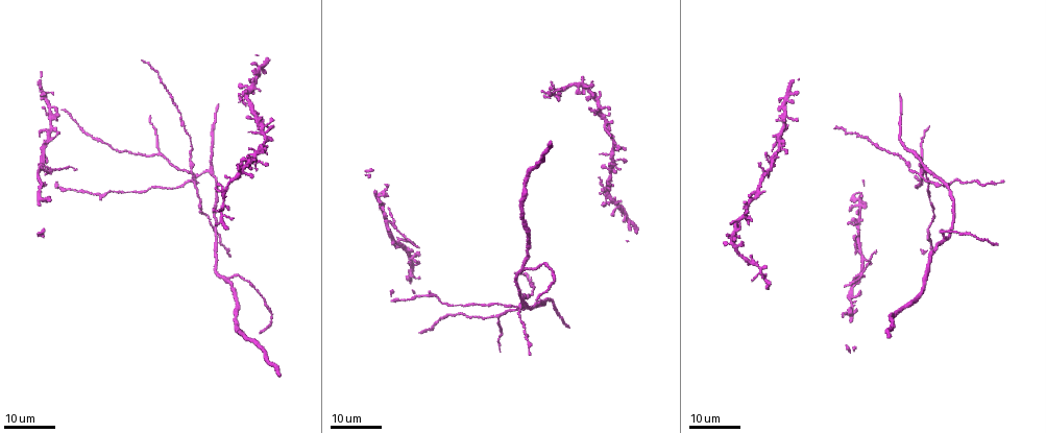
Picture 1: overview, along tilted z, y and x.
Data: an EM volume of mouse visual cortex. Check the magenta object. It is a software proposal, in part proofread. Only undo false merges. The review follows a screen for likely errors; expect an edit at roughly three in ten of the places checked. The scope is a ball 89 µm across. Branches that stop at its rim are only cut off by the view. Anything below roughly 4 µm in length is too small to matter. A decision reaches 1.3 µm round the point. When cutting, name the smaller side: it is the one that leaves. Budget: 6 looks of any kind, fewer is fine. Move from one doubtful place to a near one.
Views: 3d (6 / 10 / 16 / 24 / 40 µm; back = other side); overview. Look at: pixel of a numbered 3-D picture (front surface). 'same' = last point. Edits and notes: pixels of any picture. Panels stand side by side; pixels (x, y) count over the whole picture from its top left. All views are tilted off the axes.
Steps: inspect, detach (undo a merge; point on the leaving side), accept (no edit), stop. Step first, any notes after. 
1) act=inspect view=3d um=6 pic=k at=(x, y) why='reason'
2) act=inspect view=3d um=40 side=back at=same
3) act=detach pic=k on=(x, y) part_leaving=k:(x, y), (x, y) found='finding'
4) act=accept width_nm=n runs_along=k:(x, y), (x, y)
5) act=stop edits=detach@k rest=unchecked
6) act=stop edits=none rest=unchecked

act=inspect view=3d um=24 pic=1 at=(222, 213) why='narrows sharply'

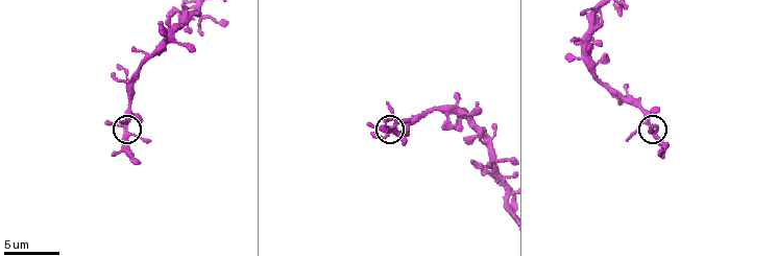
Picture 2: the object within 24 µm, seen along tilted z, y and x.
act=inspect view=3d um=6 pic=2 at=(123, 127) why='closer look'

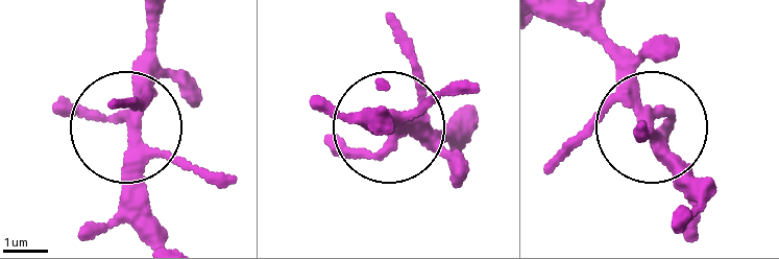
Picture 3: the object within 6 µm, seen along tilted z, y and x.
act=accept runs_along=3:(154, 22), (125, 138), (140, 233) found='one neuron here'

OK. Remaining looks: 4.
act=inspect view=3d um=16 pic=1 at=(244, 95) why='four or more arms meet'

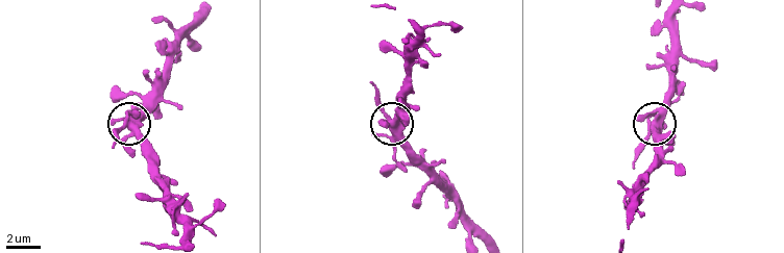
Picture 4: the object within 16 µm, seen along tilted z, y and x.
act=inspect view=3d um=10 pic=4 at=(126, 126)

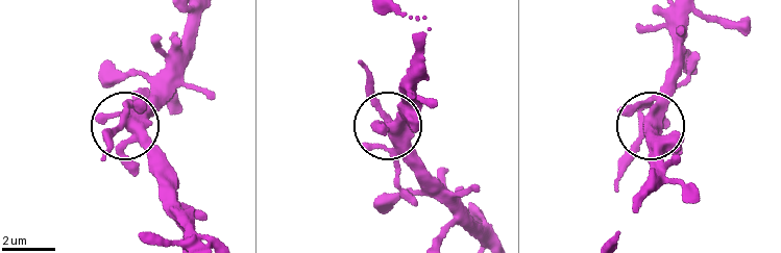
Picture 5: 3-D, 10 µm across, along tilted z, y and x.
act=accept arms=5 found='all the same neuron'

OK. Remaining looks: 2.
act=inspect view=3d um=24 pic=1 at=(859, 276) why='looks like a crossing'

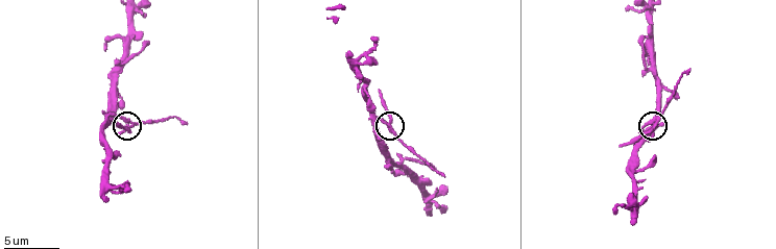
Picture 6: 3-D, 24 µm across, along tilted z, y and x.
act=inspect view=3d um=6 pic=6 at=(129, 125) why='zoom in'

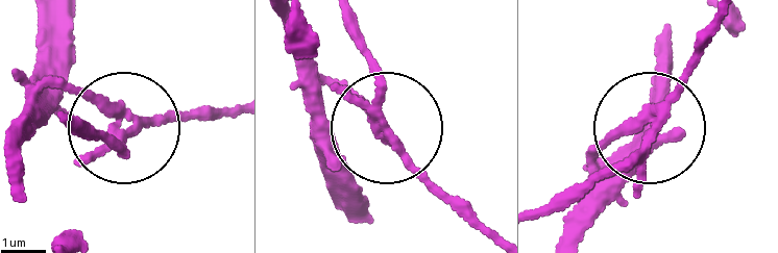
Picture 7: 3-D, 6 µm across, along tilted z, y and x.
act=detach pic=7 on=(120, 149) part_leaving=7:(112, 115), (141, 124), (235, 105) found='a second neuron is stuck on'

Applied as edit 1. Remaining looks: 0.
act=stop edits=detach@7 rest=unchecked

